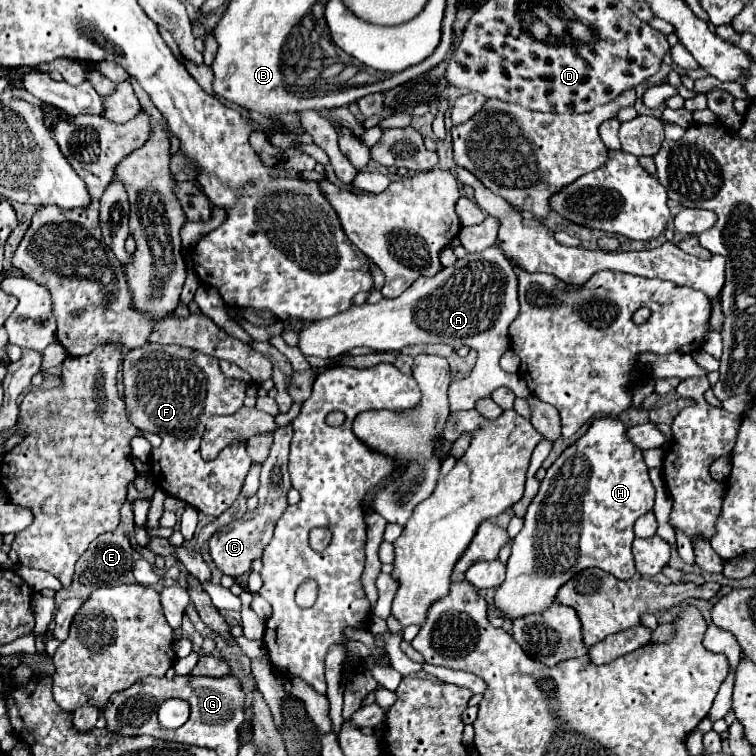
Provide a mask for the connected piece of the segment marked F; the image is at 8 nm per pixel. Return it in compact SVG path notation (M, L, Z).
M144 344L142 348L130 350L124 356L122 370L124 370L124 404L126 404L128 420L136 428L148 430L162 438L160 448L152 450L152 454L150 454L150 474L156 480L158 488L162 488L166 494L194 506L196 510L200 510L208 516L220 516L224 510L228 510L232 506L232 502L242 492L244 478L250 470L252 460L246 452L246 442L234 440L212 462L204 462L200 456L200 440L206 430L208 418L228 416L242 408L244 398L246 398L244 396L246 382L226 378L220 370L220 364L216 358L196 354L196 350L184 350L182 346Z

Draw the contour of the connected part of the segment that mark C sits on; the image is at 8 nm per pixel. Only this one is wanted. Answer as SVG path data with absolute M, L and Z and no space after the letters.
M284 426L278 428L274 432L274 444L270 450L268 460L262 464L262 480L260 480L260 490L258 490L258 508L252 512L246 512L240 520L234 520L226 526L222 526L208 542L210 548L210 556L216 564L216 568L232 578L238 578L242 574L248 574L252 570L252 562L256 558L262 558L268 542L274 536L274 528L276 522L280 520L280 516L284 514L284 510L288 508L288 490L292 488L290 482L290 474L288 474L288 446L292 440L292 426Z

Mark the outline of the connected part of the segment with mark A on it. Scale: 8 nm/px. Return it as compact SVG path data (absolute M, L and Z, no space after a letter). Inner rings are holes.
M498 246L468 254L454 266L442 268L432 278L418 278L394 300L352 306L326 320L312 322L300 332L298 348L304 356L336 358L356 346L372 350L402 350L410 344L466 344L478 350L478 366L470 378L452 382L450 410L474 410L480 398L490 398L500 386L510 388L518 398L530 398L526 382L518 374L506 374L498 360L510 348L508 326L518 318L518 276Z

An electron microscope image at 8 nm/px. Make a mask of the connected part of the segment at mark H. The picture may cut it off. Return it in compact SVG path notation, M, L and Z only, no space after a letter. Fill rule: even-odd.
M596 418L590 424L588 432L570 448L566 448L560 458L548 468L536 498L528 506L524 528L512 540L512 554L506 564L508 572L506 580L496 592L496 606L506 612L508 620L520 618L528 612L540 612L552 604L558 588L584 568L600 568L618 580L634 578L638 574L630 550L634 540L634 522L642 514L650 512L652 506L654 486L650 482L642 450L628 438L628 426L624 426L624 422L618 418Z

